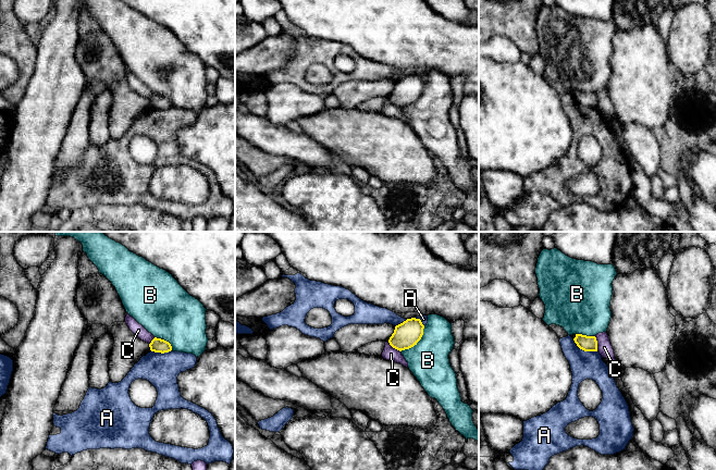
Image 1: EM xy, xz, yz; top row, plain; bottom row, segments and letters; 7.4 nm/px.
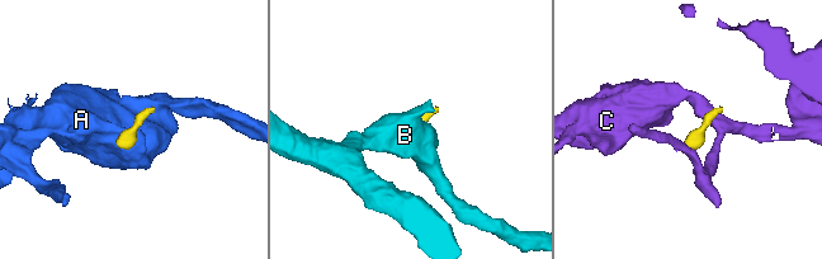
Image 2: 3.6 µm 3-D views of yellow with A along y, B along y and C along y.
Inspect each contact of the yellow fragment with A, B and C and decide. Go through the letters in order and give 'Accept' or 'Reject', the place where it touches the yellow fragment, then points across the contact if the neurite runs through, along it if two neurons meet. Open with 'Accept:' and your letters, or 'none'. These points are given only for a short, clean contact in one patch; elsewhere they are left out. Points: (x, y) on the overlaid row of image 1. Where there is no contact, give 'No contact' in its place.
Accept: none
A: Reject. Touches yellow at yz (583, 349). Boundary: yz (572, 338), (580, 348), (596, 351)
B: Reject. Touches yellow at xz (416, 343)
C: Reject. Touches yellow at yz (596, 344). Boundary: yz (594, 336), (597, 343), (597, 350)

